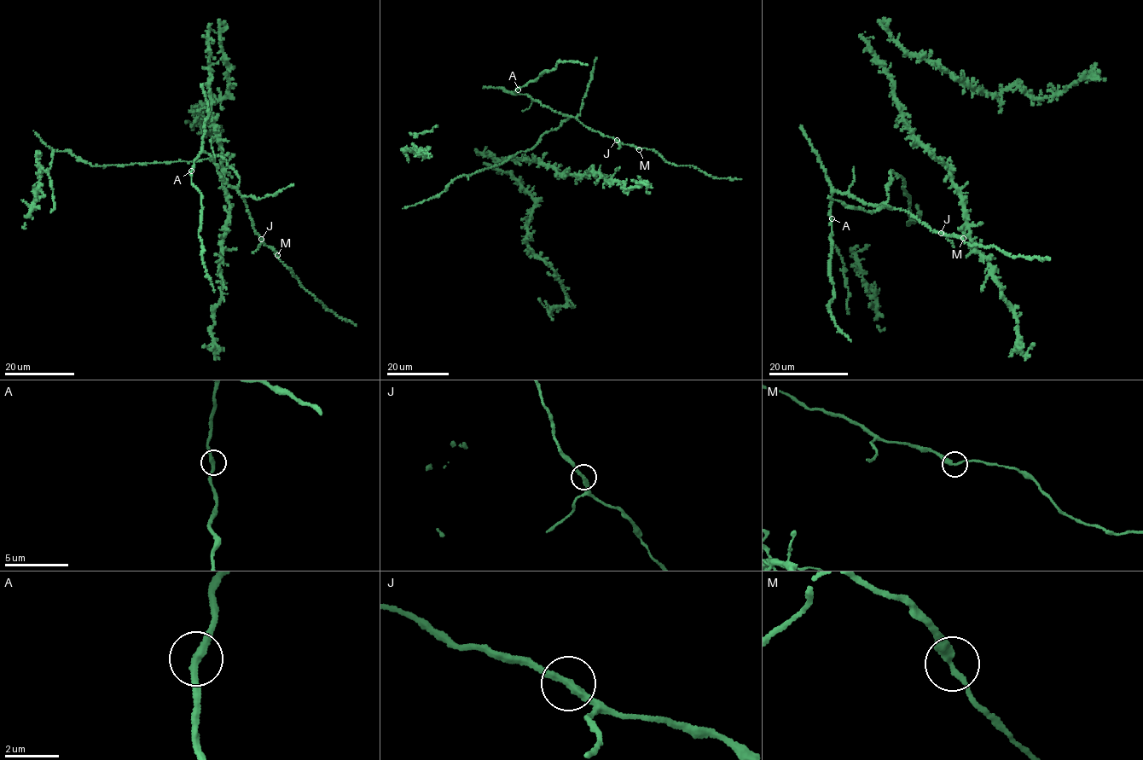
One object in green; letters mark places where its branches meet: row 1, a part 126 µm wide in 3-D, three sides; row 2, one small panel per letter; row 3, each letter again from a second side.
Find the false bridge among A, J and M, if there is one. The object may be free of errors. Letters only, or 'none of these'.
none of these

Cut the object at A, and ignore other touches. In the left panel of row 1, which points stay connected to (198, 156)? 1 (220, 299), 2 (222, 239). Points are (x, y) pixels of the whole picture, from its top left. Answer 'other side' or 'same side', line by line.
1: same side
2: same side

